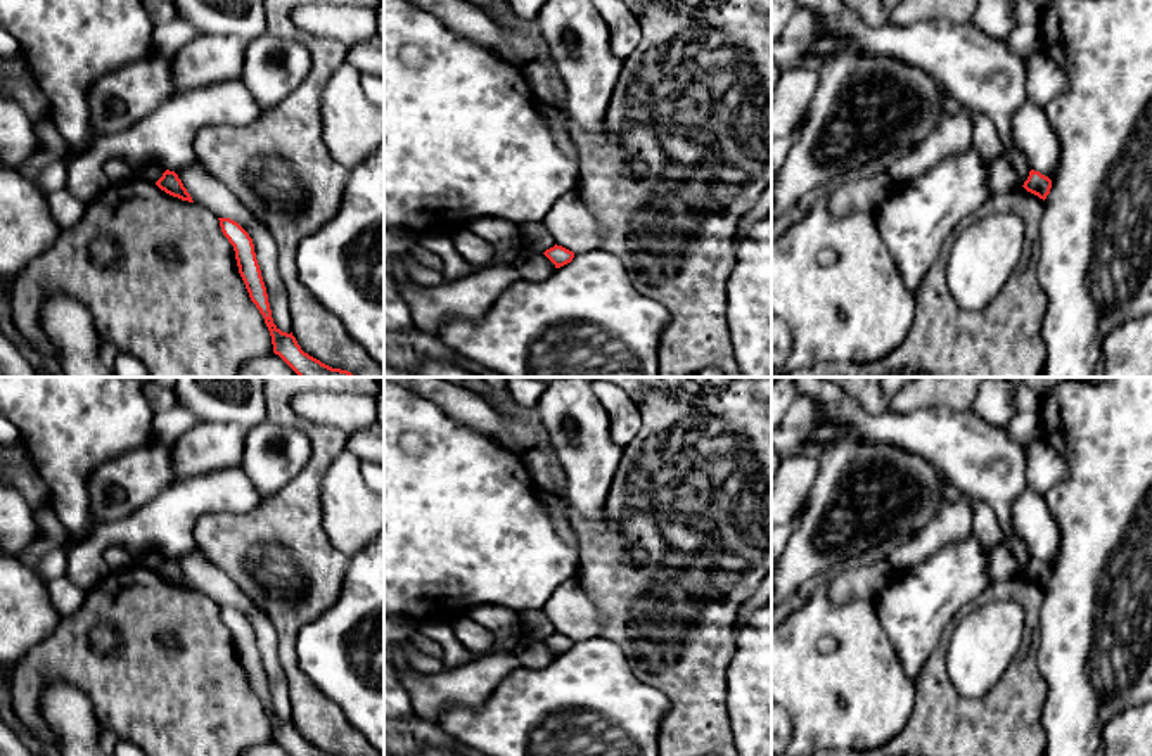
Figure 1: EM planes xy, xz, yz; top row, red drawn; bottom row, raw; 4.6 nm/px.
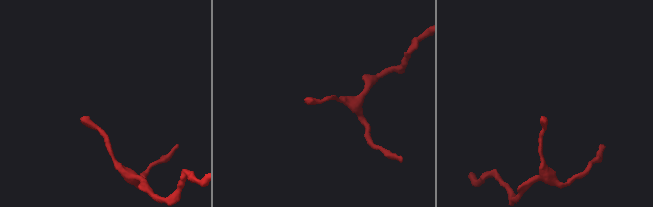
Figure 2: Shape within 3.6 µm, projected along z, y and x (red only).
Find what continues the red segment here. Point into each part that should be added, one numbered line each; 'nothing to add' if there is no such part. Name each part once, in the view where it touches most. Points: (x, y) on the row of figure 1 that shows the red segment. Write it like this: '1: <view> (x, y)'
nothing to add

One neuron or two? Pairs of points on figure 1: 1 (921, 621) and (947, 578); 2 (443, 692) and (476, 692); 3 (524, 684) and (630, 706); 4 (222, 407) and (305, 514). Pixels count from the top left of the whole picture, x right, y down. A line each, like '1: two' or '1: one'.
1: one
2: one
3: one
4: two

